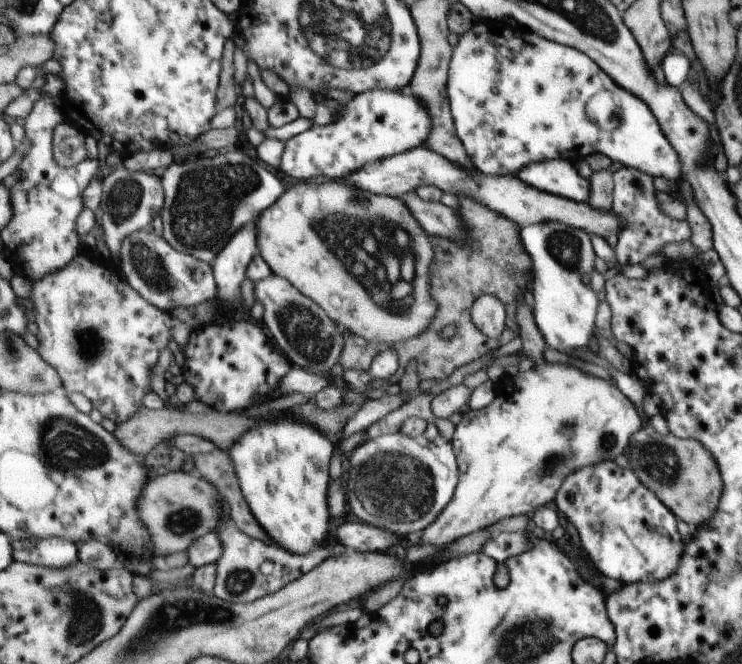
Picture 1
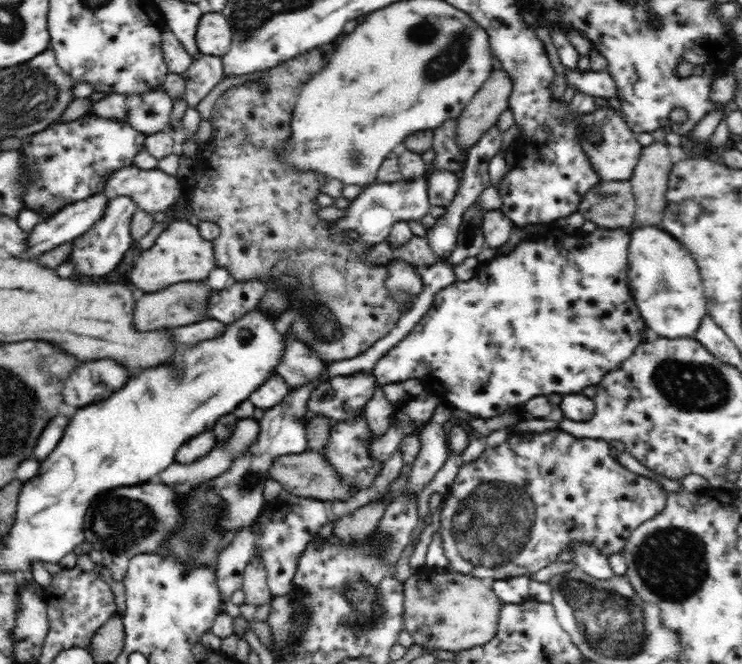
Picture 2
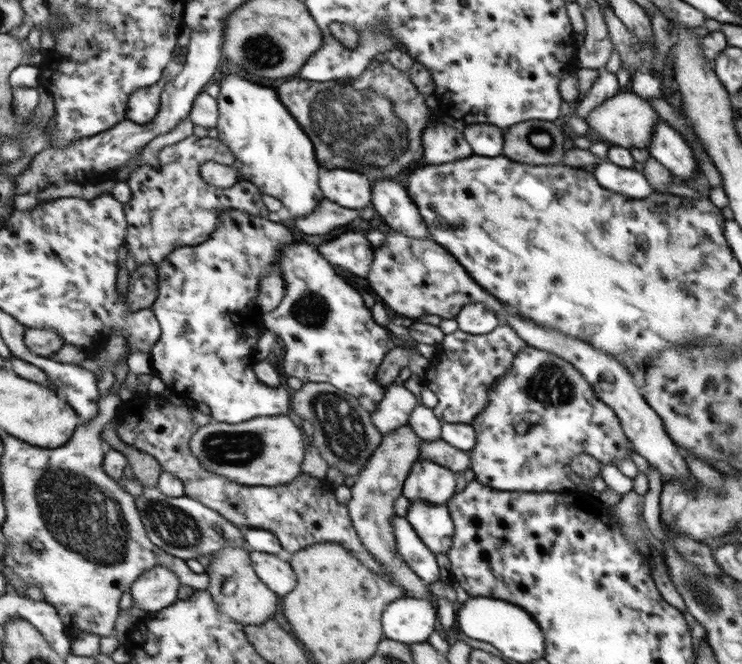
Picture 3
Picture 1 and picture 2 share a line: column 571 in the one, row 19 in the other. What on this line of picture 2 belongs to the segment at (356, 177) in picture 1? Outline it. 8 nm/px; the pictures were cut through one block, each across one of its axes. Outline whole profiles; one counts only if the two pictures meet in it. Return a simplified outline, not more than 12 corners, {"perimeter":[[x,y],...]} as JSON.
{"perimeter":[[220,11],[200,17],[195,39],[200,55],[224,56],[232,42]]}

